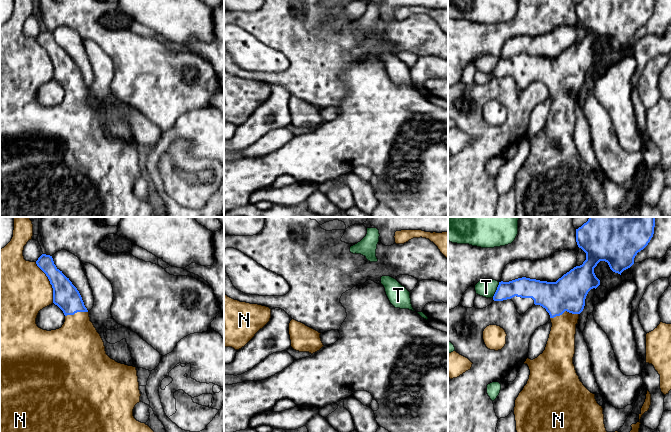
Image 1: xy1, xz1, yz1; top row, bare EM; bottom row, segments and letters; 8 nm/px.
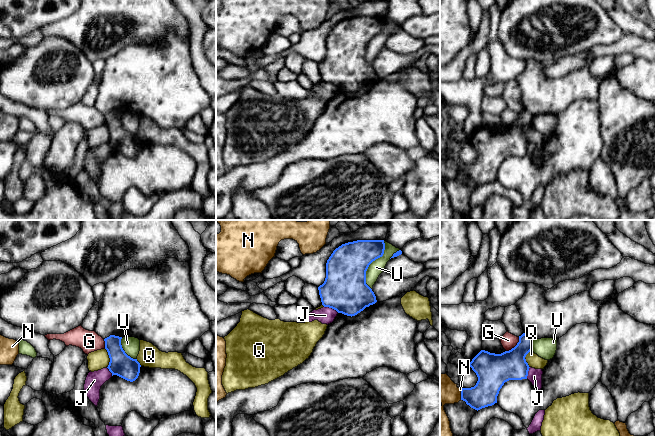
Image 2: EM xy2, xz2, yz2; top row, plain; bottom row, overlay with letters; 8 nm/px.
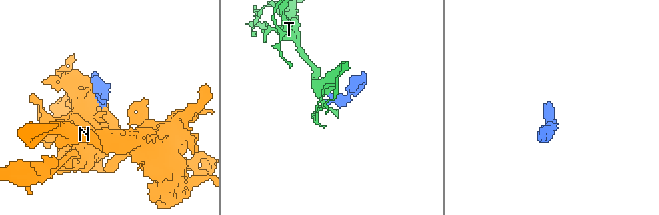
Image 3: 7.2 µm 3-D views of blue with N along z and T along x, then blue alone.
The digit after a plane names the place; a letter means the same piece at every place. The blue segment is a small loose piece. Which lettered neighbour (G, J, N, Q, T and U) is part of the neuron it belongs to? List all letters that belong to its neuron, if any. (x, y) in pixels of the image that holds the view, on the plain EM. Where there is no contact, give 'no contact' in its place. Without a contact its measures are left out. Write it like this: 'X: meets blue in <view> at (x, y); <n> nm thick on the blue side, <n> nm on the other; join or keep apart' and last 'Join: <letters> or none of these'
G: meets blue in yz2 at (515, 122); 260 nm thick on the blue side, 120 nm on the other; keep apart
J: meets blue in xz2 at (331, 83); 360 nm thick on the blue side, 140 nm on the other; keep apart
N: meets blue in xy1 at (50, 58); 200 nm thick on the blue side, 460 nm on the other; join
Q: meets blue in xy2 at (109, 133); 190 nm thick on the blue side, 160 nm on the other; keep apart
T: meets blue in yz1 at (496, 66); 160 nm thick on the blue side, 140 nm on the other; keep apart
U: meets blue in xz2 at (370, 39); 320 nm thick on the blue side, 110 nm on the other; keep apart
Join: N

